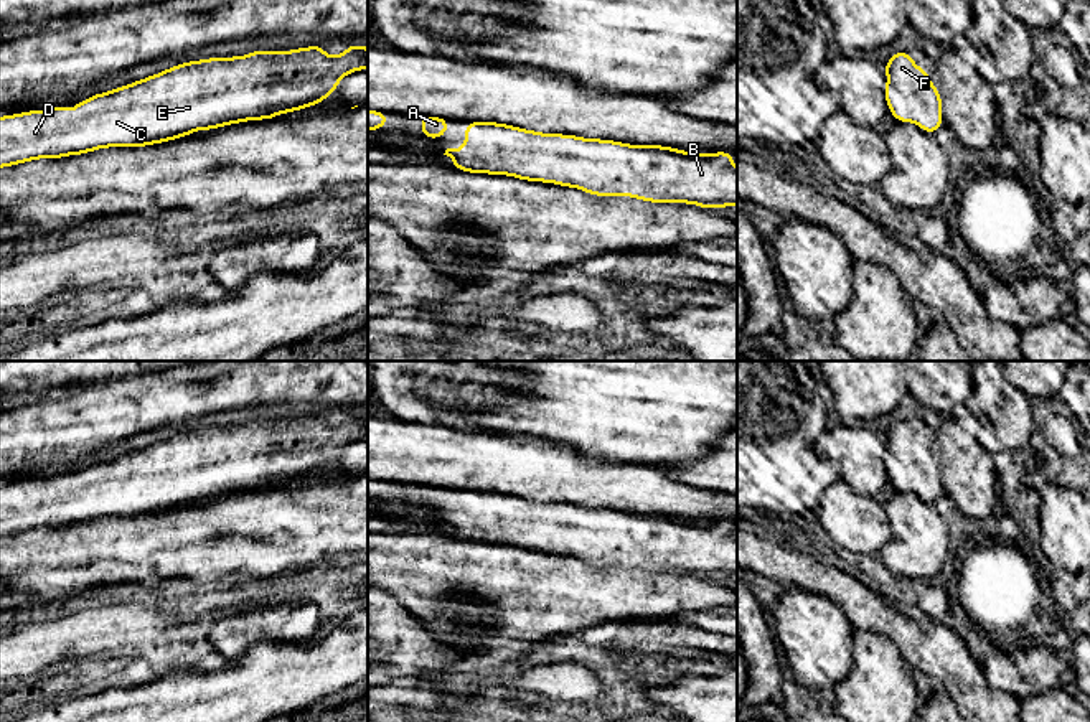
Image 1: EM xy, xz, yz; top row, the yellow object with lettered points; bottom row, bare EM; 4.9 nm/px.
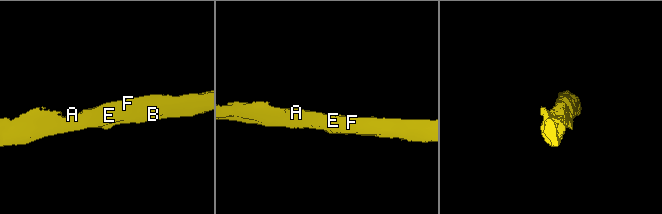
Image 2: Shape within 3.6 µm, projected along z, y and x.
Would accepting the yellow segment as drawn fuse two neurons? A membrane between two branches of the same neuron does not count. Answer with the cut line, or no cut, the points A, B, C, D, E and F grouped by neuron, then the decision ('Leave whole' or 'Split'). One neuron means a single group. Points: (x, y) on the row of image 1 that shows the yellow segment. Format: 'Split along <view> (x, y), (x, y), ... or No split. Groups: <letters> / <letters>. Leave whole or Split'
No split. Groups: A B C D E F. Leave whole

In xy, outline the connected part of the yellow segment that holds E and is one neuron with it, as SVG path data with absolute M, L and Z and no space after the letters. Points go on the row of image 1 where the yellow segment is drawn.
M353 41L341 54L328 56L320 43L290 51L257 49L246 56L208 58L99 92L74 109L48 107L0 117L0 168L38 158L64 158L109 147L148 147L247 120L272 120L325 99L340 77L368 69L368 48Z

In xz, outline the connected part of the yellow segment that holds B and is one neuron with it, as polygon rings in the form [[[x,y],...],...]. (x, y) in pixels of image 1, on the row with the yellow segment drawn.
[[[468,120],[465,147],[447,148],[444,155],[453,160],[453,170],[556,183],[594,196],[632,196],[640,201],[686,203],[706,209],[737,206],[737,170],[732,152],[696,153],[663,145],[630,145]]]

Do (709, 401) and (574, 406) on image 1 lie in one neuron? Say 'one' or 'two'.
one

